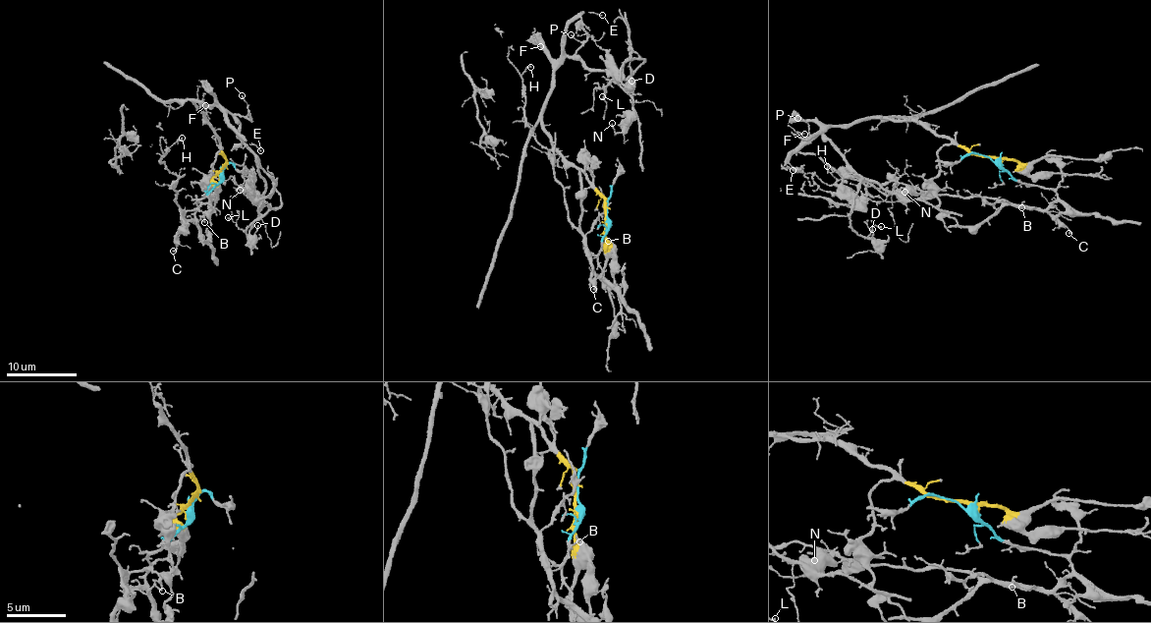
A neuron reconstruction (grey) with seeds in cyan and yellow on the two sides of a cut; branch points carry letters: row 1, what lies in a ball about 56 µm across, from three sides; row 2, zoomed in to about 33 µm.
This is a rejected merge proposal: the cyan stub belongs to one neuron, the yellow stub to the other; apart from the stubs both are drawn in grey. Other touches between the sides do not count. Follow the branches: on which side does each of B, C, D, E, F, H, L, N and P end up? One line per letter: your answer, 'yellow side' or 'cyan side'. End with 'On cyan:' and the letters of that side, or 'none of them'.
B: cyan side
C: cyan side
D: yellow side
E: yellow side
F: yellow side
H: cyan side
L: yellow side
N: yellow side
P: yellow side
On cyan: B, C, H

